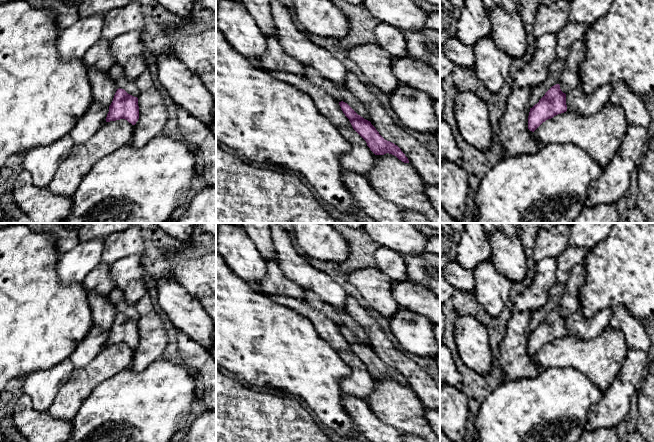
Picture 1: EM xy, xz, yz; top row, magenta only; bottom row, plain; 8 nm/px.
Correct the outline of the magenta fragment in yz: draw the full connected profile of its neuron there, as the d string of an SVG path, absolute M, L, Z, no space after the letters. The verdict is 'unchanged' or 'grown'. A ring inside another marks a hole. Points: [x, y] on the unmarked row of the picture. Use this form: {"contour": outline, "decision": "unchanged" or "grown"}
{"contour": "M556 308L545 317L545 319L539 324L537 328L530 332L528 340L528 353L534 356L546 344L566 335L566 318L561 315L560 309Z", "decision": "unchanged"}

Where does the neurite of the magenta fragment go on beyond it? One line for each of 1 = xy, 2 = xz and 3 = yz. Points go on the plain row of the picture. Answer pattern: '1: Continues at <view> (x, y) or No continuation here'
1: No continuation here
2: No continuation here
3: No continuation here

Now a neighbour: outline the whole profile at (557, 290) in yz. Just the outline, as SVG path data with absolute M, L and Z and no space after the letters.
M556 283L552 286L546 304L532 313L532 317L528 326L529 332L532 332L535 328L537 328L552 310L558 308L564 290L565 283Z

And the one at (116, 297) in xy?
M114 288L108 295L108 301L116 308L117 312L124 313L128 318L138 321L139 313L135 305L125 301L124 293L118 288Z

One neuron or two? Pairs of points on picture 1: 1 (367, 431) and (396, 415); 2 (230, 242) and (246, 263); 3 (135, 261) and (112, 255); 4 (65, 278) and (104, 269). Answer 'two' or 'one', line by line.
1: two
2: one
3: two
4: two

